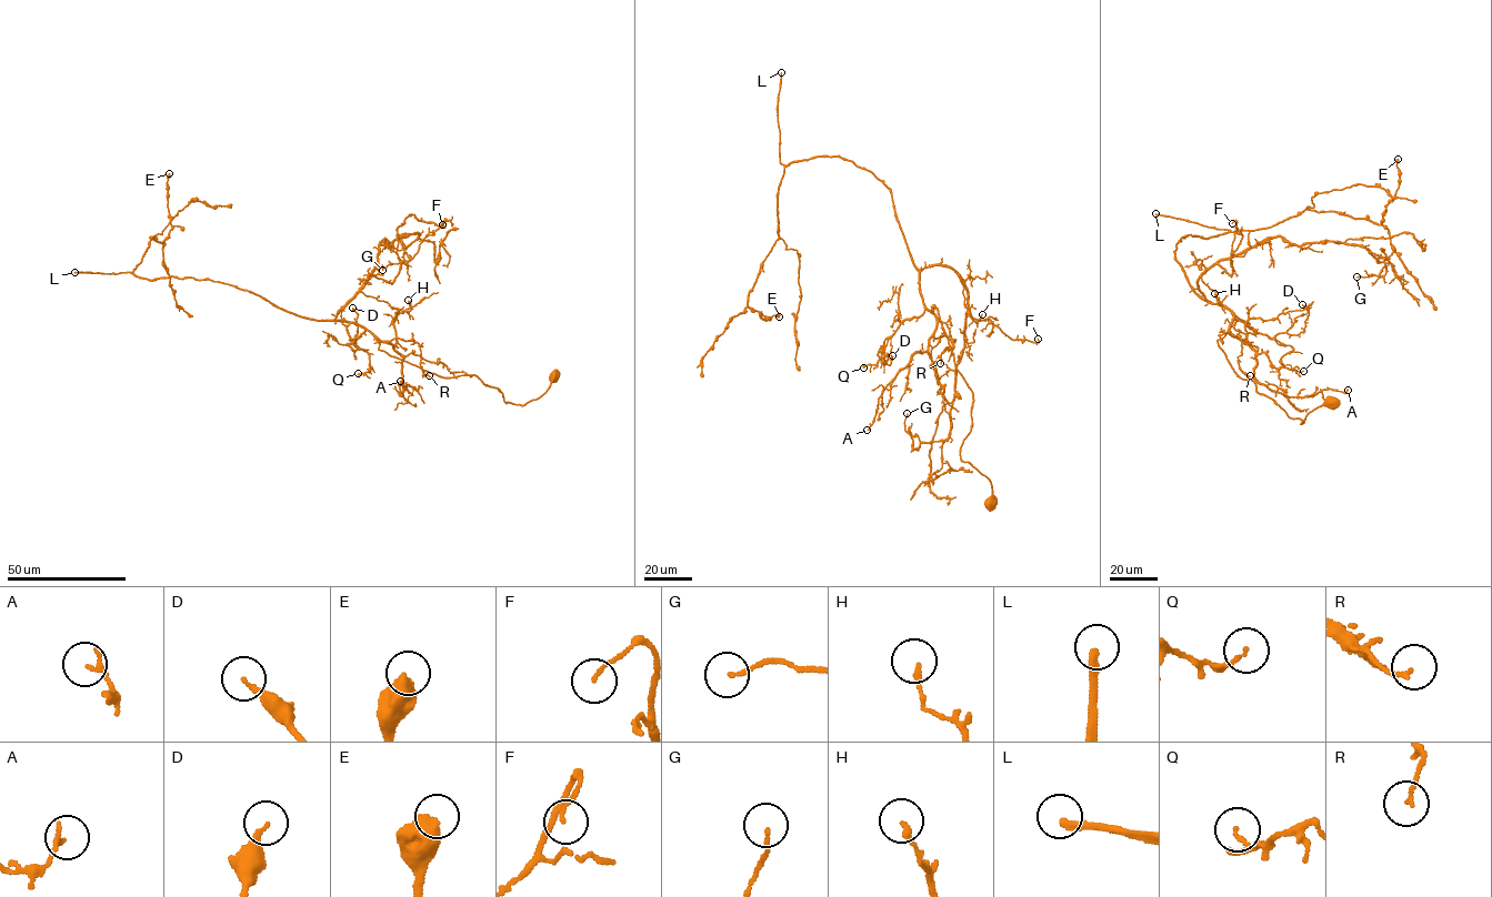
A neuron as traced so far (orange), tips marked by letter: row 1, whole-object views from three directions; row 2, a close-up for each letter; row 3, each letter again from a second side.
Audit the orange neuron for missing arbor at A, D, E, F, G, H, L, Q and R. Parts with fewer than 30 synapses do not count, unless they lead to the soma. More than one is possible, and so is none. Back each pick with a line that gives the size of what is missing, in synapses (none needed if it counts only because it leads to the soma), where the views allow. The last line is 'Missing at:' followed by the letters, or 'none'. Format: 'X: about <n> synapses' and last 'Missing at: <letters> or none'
L: about 120 synapses
Missing at: L

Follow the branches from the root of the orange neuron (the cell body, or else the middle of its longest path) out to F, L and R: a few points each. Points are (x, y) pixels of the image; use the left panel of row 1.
F: (553, 375), (537, 399), (506, 403), (474, 375), (430, 373), (336, 320), (371, 276), (392, 282), (442, 224)
L: (553, 375), (537, 399), (506, 403), (474, 375), (379, 350), (354, 323), (228, 284), (74, 272)
R: (553, 375), (537, 399), (506, 403), (474, 375), (430, 373), (379, 350), (380, 342), (413, 340), (429, 375)

